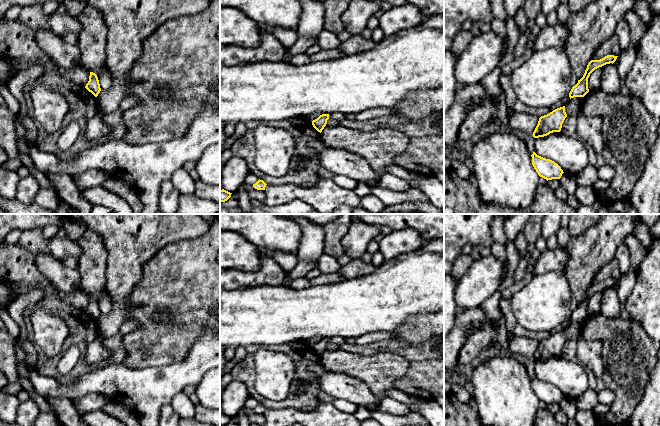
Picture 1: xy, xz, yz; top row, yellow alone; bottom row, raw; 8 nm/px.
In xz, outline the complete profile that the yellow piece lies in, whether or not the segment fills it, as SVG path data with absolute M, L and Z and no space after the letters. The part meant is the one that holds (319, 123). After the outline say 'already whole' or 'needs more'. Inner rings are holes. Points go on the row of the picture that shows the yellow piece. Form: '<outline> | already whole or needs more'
M322 114L317 119L312 121L312 125L318 132L321 133L324 127L326 126L328 119L329 114Z | already whole

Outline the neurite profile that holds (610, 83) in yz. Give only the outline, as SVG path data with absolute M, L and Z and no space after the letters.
M614 64L602 66L602 79L599 89L608 95L618 94L621 88L621 78L618 68Z

